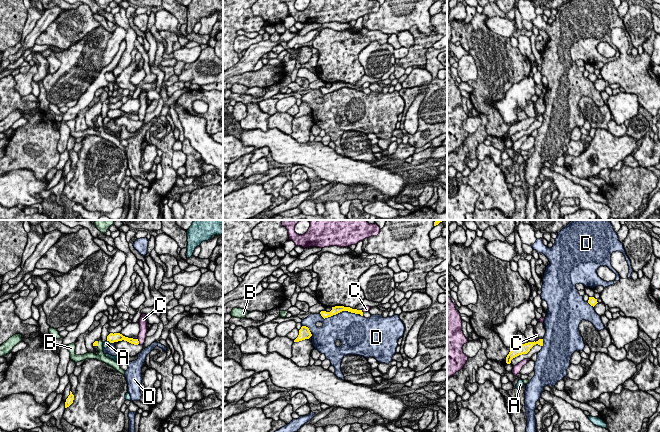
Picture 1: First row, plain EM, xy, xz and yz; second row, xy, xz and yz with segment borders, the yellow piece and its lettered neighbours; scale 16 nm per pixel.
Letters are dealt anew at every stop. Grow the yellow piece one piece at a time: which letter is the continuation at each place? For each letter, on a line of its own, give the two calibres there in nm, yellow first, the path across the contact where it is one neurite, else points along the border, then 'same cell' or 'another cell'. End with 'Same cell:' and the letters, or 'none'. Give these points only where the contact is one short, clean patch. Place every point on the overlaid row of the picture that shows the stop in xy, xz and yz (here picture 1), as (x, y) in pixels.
A: 140/90 nm | along xy (107, 340), (110, 342) | another cell
B: 70/140 nm | along xy (97, 341), (98, 345) | another cell
C: 100/130 nm | along xy (137, 339), (139, 343) | another cell
D: 130/480 nm | another cell
Same cell: none

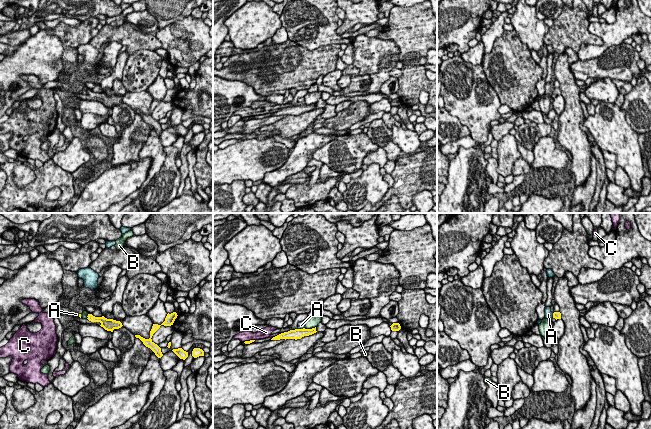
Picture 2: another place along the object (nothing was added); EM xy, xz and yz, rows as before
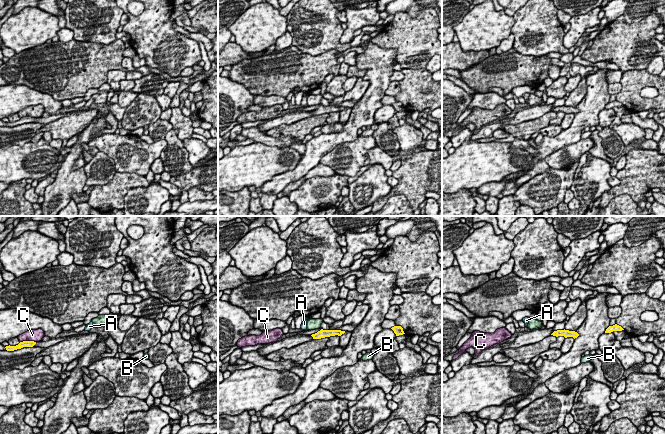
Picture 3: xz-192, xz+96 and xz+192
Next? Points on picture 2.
A: 160/120 nm | along xz (304, 327), (298, 329) | another cell
B: 160/190 nm | along xz (315, 326), (304, 328) | another cell
C: 60/160 nm | another cell
Same cell: none

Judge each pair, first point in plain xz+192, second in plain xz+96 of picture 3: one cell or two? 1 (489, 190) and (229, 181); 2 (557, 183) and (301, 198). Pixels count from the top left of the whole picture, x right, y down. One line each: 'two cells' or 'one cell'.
1: two cells
2: one cell

